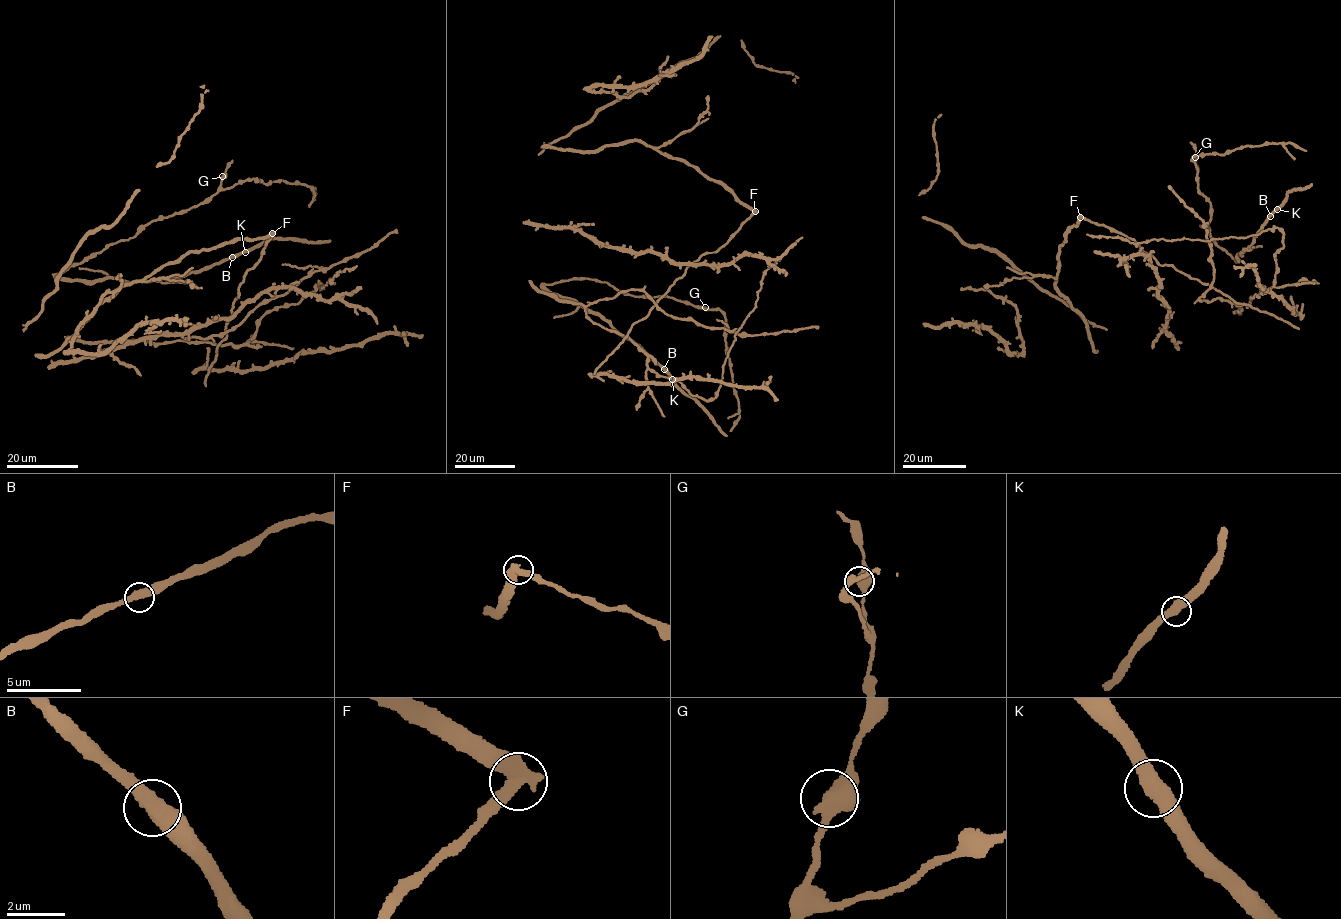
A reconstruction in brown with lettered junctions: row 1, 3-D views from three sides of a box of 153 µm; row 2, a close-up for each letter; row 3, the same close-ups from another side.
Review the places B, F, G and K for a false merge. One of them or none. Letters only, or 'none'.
F

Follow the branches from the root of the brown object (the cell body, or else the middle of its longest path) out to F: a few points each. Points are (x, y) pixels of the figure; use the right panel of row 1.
F: (1209, 287), (1171, 265), (1161, 266), (1132, 239), (1080, 217)

